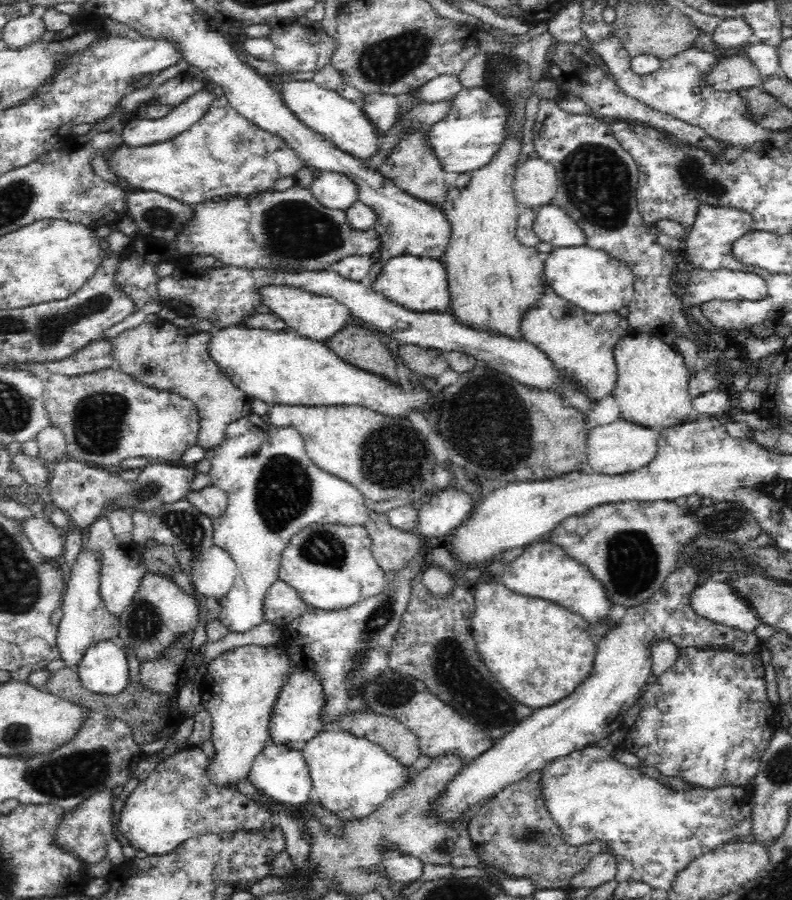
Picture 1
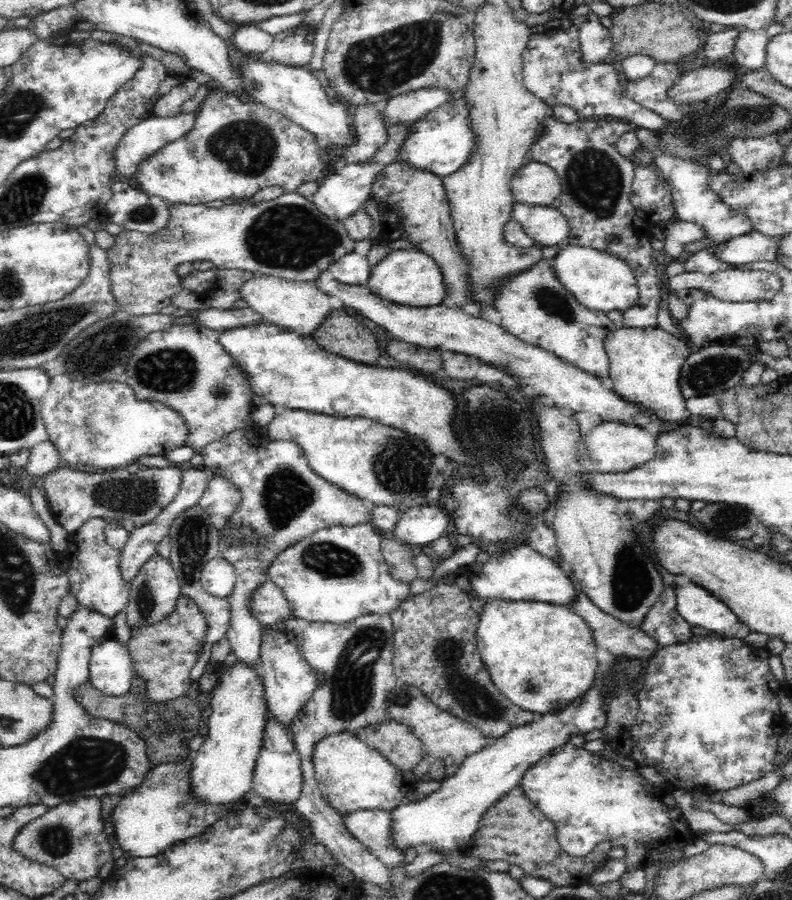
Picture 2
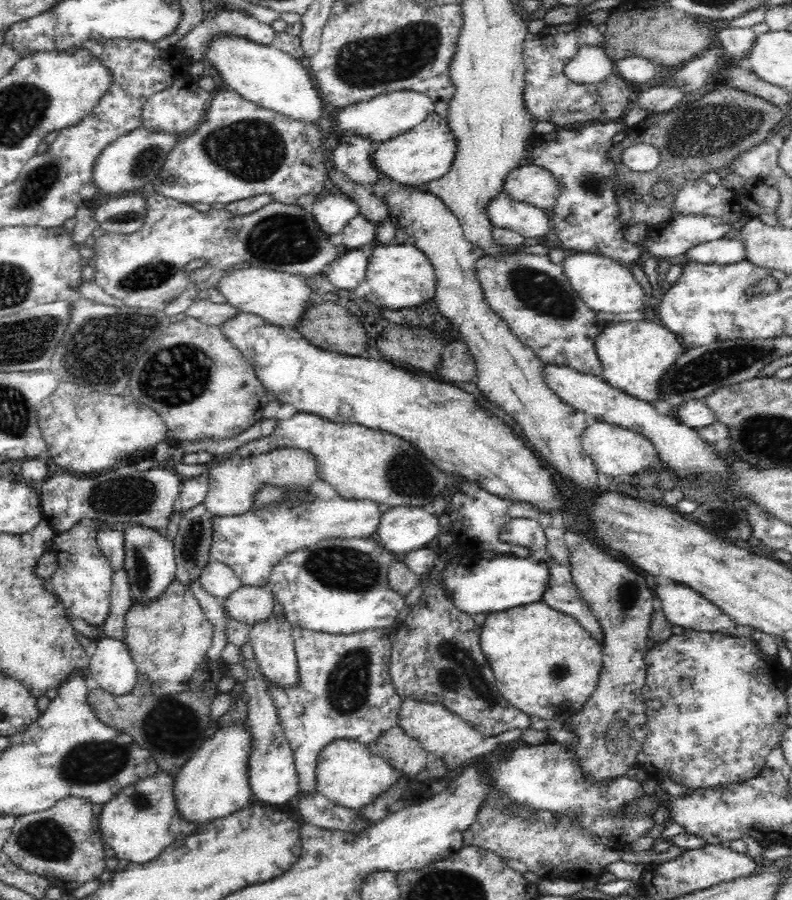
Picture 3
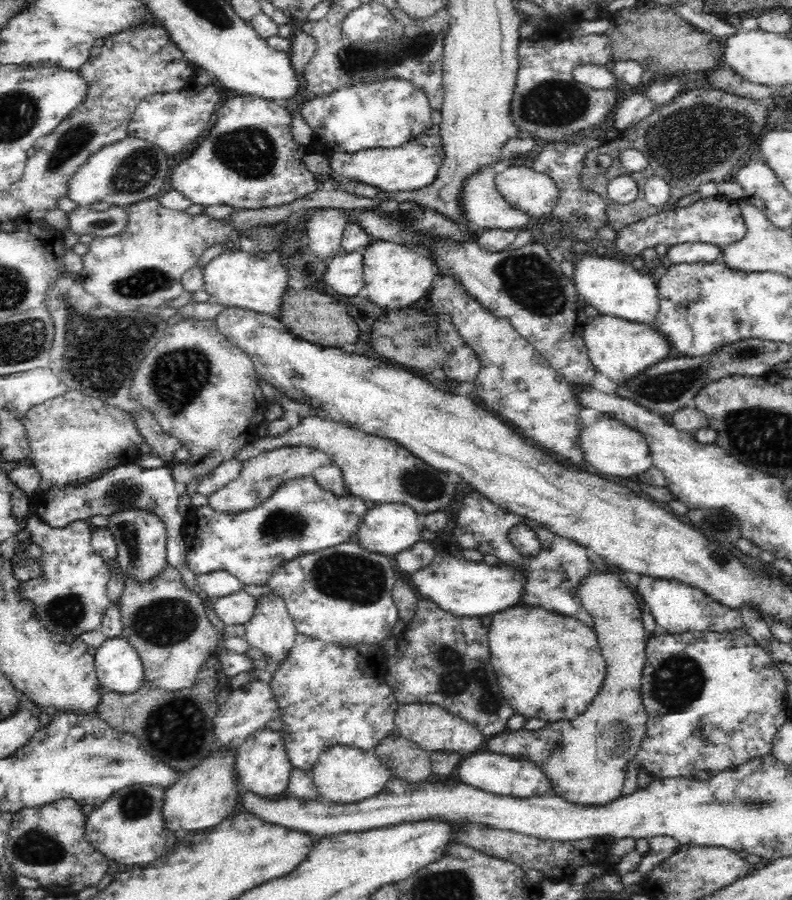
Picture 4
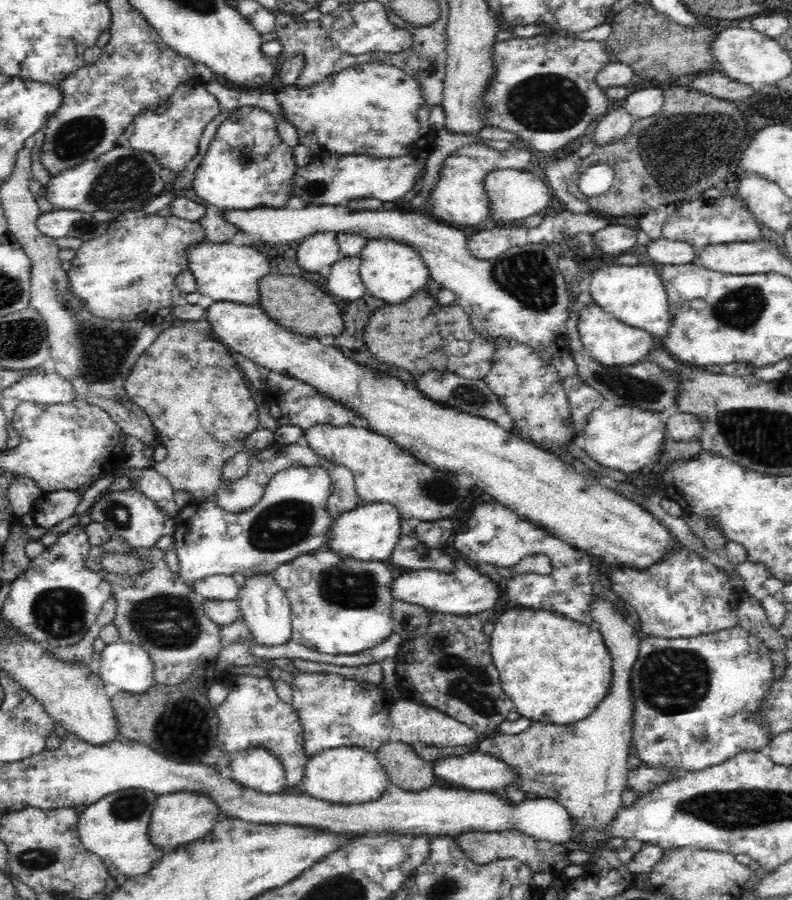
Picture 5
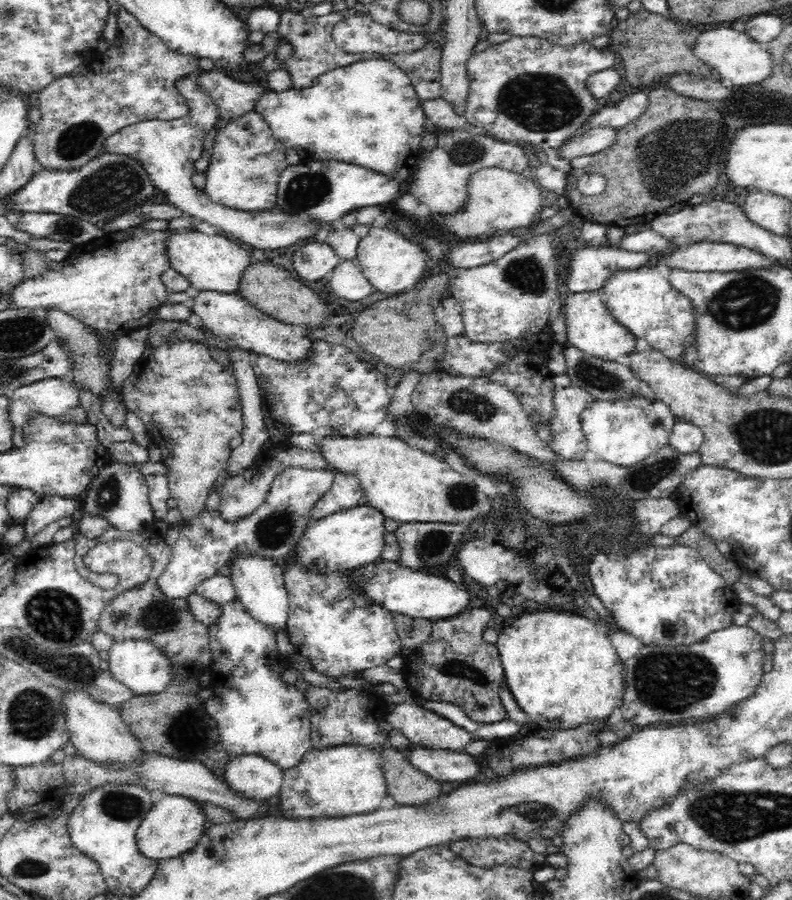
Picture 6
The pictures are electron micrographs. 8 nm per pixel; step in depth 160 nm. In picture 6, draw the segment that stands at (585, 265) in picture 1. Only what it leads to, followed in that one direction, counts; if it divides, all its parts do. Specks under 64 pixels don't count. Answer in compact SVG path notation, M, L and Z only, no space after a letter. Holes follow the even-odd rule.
M658 266L614 271L604 281L600 292L604 306L616 321L626 326L638 339L646 340L648 345L656 347L656 350L660 350L668 359L679 360L687 344L692 342L693 330L695 329L693 326L693 306L687 298L672 288L669 280L658 271Z

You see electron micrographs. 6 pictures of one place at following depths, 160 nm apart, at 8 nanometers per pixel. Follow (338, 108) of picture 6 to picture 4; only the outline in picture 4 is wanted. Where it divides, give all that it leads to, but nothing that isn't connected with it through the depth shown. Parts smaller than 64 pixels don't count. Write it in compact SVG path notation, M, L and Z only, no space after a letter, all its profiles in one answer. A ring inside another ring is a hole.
M381 81L380 83L363 83L362 85L354 86L354 88L343 89L338 92L338 94L333 93L330 97L327 98L318 98L312 97L310 100L304 102L300 106L300 115L304 118L310 127L314 130L315 139L320 142L325 142L330 146L330 150L332 152L341 152L341 153L350 153L354 154L359 150L364 149L373 149L376 147L395 147L408 142L408 140L412 140L412 138L416 138L420 132L424 132L424 130L428 130L430 126L432 126L432 107L430 105L429 99L426 97L426 94L419 89L416 89L410 82L407 81Z

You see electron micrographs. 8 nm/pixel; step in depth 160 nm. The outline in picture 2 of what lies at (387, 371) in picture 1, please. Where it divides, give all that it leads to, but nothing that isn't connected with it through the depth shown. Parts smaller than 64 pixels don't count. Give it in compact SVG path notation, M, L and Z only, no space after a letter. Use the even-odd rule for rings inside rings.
M342 308L333 309L330 318L312 334L311 338L314 338L328 352L339 354L354 362L377 366L378 360L382 356L382 350L380 350L380 344L378 344L376 336L368 328L364 328L356 318L348 315Z

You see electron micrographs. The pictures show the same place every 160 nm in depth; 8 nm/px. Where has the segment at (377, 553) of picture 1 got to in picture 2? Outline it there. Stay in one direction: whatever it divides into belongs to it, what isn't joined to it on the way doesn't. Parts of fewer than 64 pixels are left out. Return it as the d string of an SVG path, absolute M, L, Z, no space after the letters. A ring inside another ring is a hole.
M378 530L380 549L389 574L396 580L412 582L417 576L416 554L414 546L399 542L394 534Z

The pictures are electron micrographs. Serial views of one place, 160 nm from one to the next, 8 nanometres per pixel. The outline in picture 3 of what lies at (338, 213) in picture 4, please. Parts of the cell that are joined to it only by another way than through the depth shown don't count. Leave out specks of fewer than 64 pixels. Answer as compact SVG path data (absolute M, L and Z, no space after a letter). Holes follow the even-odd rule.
M342 190L316 198L312 210L320 229L328 235L340 234L348 221L360 214L360 208Z

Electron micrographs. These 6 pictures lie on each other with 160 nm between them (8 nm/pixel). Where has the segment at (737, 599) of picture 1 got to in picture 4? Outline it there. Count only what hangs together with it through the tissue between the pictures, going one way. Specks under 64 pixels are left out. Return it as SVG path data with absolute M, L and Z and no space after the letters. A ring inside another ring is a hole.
M642 576L636 589L640 591L640 597L644 598L645 603L650 607L656 624L668 633L708 630L732 632L744 626L740 612L721 606L720 603L716 603L716 600L704 595L701 590L689 584Z

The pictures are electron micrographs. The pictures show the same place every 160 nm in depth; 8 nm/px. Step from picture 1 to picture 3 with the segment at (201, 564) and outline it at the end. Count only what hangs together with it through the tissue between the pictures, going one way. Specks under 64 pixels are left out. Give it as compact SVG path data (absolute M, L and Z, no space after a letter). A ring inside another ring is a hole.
M210 562L200 578L202 588L218 600L226 600L233 596L243 584L235 571L224 562Z

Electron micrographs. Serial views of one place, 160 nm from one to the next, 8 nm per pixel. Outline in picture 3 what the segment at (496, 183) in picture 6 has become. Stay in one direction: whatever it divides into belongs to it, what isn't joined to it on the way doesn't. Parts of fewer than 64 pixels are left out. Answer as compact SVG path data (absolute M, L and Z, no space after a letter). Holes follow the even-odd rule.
M534 163L516 167L504 180L503 191L517 202L548 211L556 205L560 185L554 175Z

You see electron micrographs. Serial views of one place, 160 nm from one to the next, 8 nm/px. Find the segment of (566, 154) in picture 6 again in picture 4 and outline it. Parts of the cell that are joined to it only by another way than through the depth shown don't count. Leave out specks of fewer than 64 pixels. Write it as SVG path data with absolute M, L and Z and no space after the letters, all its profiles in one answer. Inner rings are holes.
M645 92L628 94L626 100L622 100L622 103L619 104L616 110L614 117L616 128L618 128L619 132L622 132L626 128L630 128L630 126L647 118L652 112L656 112L662 105L655 102L655 100L651 100Z

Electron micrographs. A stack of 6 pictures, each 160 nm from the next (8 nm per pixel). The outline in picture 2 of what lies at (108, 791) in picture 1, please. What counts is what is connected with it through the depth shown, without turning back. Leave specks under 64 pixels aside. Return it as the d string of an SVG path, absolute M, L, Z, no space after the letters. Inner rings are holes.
M86 795L74 802L64 802L50 807L48 813L32 822L16 836L14 849L30 859L48 863L67 879L82 880L97 877L100 868L112 857L112 844L104 831L100 797Z

